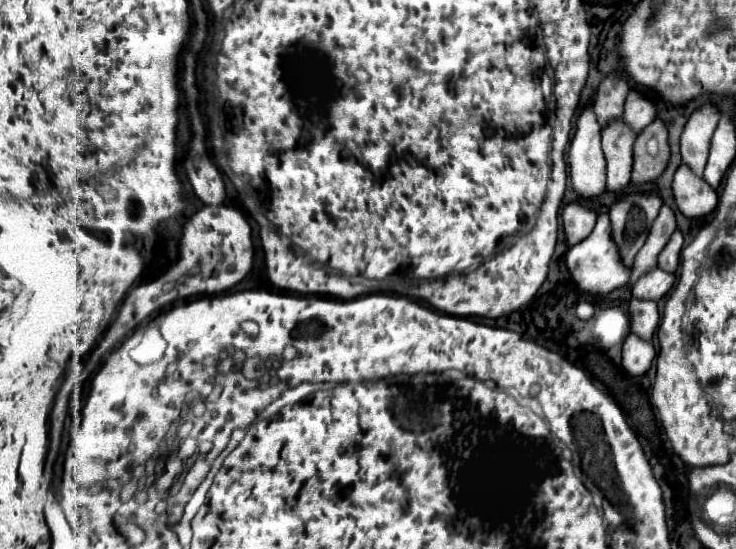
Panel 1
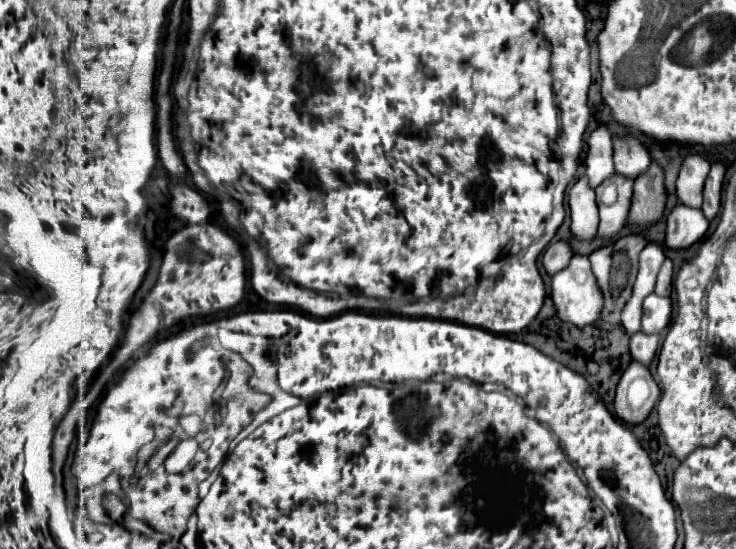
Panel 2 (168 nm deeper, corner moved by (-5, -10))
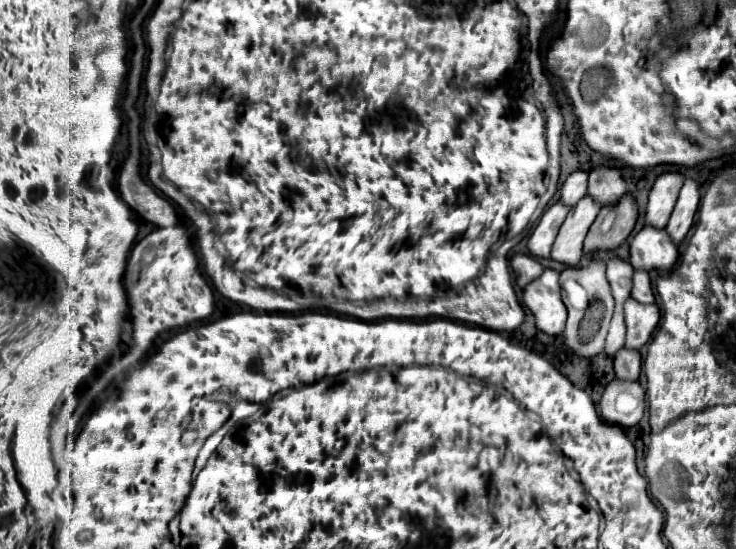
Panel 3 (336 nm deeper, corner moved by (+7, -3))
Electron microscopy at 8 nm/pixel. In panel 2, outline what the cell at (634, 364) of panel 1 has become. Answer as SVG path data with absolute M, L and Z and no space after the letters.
M632 360L616 388L616 414L628 424L640 424L648 418L658 396L660 388L652 378L648 366Z

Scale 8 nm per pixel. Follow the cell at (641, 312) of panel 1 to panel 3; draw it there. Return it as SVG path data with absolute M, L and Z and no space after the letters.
M620 349L614 357L614 373L618 379L636 381L640 375L640 353L630 349Z

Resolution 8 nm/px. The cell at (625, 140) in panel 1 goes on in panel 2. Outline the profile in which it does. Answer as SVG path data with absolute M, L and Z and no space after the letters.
M614 172L608 182L602 182L596 188L596 200L600 206L598 236L614 236L626 224L632 204L632 186L632 178L620 178L620 174Z

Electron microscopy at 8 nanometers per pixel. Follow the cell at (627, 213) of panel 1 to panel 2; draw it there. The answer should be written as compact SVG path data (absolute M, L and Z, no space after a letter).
M632 232L626 234L622 238L618 238L616 242L610 242L598 250L594 250L590 254L590 262L592 262L592 270L596 274L598 286L604 292L604 310L602 310L602 328L604 330L612 330L618 322L620 322L620 312L626 304L626 300L632 294L632 286L636 280L636 270L638 270L638 256L644 250L644 246L648 244L644 232Z

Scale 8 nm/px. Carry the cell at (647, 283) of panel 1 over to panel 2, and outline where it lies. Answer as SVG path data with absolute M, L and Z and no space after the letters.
M650 294L644 300L642 306L642 330L648 334L662 332L672 318L672 300L670 298L660 298L658 294Z

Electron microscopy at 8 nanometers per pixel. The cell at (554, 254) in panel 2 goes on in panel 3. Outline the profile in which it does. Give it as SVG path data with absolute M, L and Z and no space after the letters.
M524 253L524 255L514 255L512 259L510 259L510 269L514 271L514 275L516 275L516 285L518 287L526 287L528 283L532 283L544 269L542 269L542 265L538 263L538 259L534 259L534 257L530 257L528 253Z

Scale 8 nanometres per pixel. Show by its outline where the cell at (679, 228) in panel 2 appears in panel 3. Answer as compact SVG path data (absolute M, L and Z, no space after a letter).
M644 227L630 243L628 261L634 271L668 271L674 267L678 247L664 229Z

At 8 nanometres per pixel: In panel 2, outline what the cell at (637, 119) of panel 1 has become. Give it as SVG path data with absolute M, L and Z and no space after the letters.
M614 136L614 164L616 172L636 178L650 166L648 148L632 136Z

